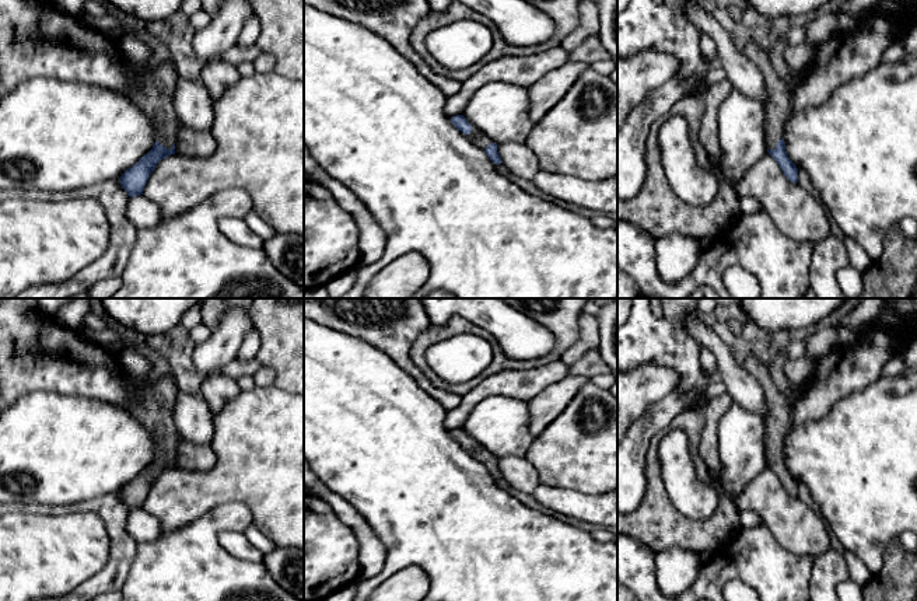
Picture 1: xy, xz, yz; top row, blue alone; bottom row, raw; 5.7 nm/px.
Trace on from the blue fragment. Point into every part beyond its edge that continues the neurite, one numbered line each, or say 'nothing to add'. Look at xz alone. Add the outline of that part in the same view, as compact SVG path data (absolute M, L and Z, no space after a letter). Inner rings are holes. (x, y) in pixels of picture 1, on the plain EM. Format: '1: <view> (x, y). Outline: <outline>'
1: xz (476, 450). Outline: M472 440L472 445L469 448L466 448L469 451L469 454L476 458L479 462L482 462L483 465L486 464L486 461L491 457L494 457L489 450L486 450L480 443Z

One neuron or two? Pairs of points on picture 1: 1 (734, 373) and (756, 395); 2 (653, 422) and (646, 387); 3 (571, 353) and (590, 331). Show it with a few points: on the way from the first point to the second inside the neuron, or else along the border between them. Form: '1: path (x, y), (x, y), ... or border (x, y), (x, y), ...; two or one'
1: path (739, 378), (751, 390); one
2: border (674, 390), (654, 402), (632, 425); two
3: path (577, 349), (588, 336); one

